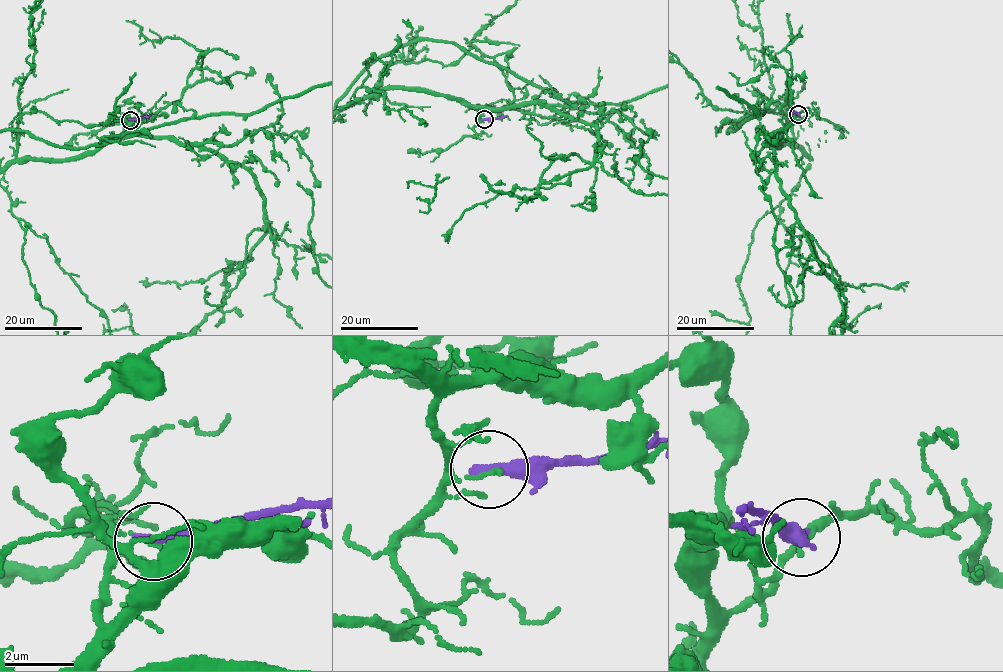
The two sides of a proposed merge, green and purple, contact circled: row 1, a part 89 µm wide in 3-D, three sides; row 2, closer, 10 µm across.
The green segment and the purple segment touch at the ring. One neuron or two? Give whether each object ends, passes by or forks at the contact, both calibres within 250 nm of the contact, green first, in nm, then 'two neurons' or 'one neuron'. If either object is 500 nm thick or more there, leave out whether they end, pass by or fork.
green ends there; purple ends there; 130 nm thick on the green side, 360 nm on the other; two neurons

